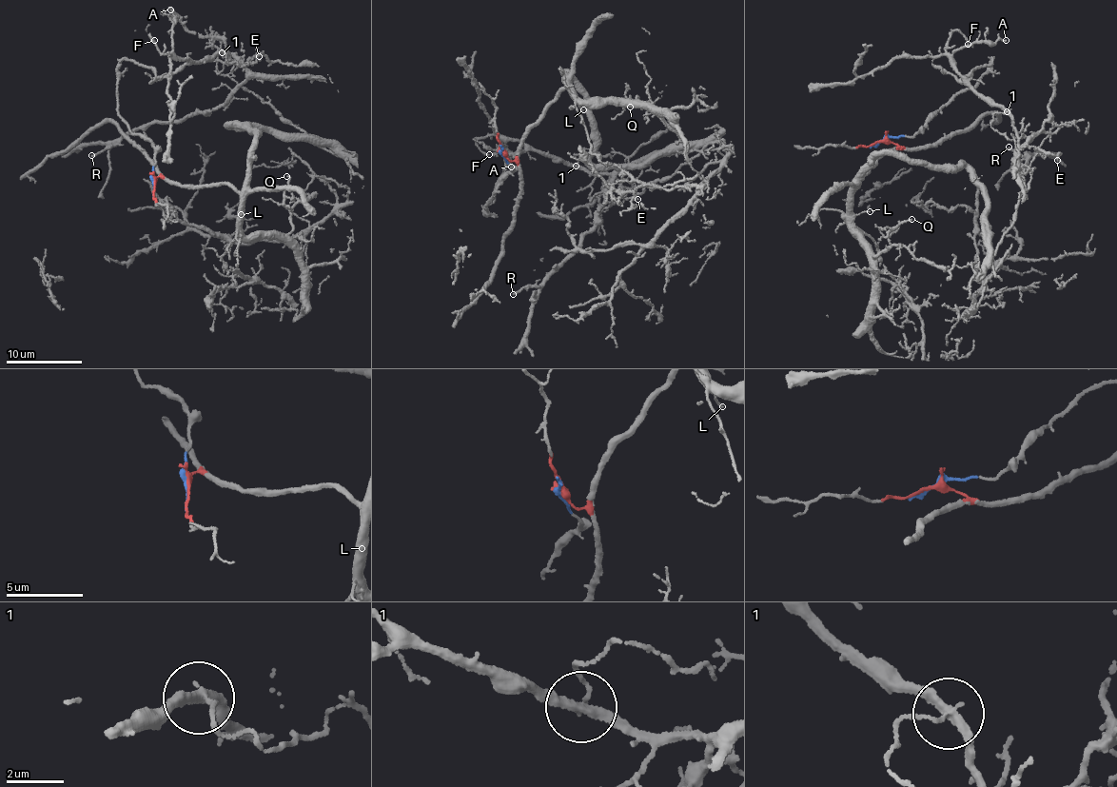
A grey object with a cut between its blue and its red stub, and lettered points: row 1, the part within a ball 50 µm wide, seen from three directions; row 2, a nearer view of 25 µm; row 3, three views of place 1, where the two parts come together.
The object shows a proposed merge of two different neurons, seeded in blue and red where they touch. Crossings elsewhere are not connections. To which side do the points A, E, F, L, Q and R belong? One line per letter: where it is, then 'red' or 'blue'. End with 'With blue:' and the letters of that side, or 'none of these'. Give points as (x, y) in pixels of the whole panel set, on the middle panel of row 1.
A: at (511, 167); blue
E: at (637, 199); blue
F: at (489, 154); blue
L: at (583, 109); red
Q: at (630, 107); red
R: at (513, 294); blue
With blue: A, E, F, R

